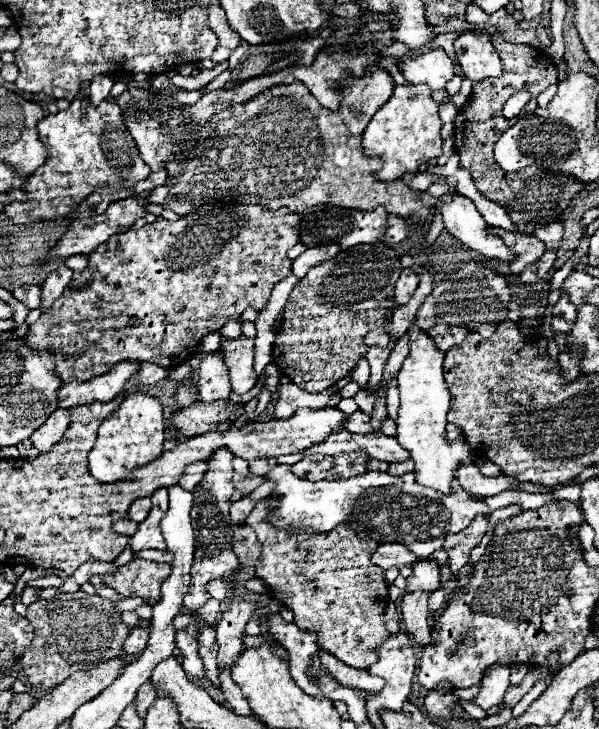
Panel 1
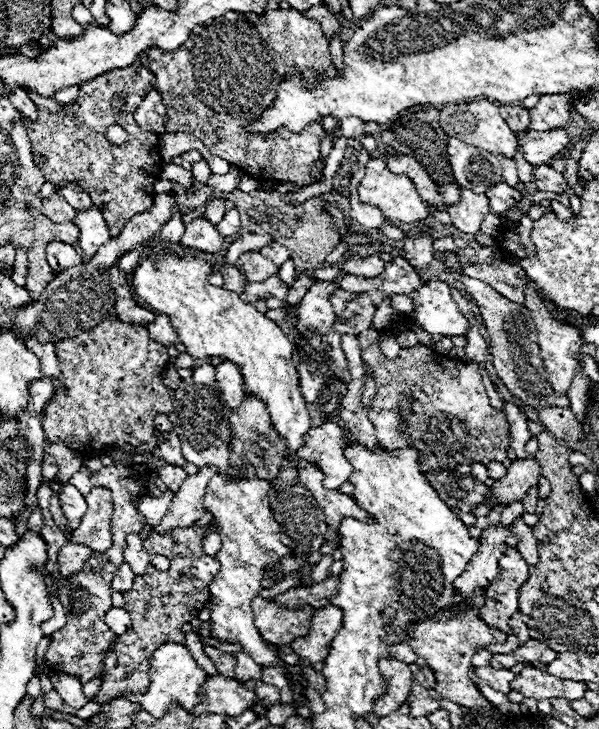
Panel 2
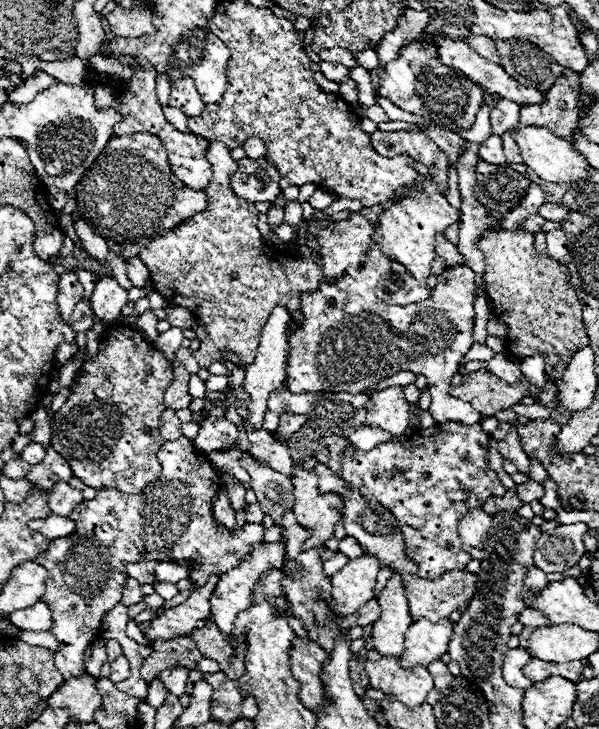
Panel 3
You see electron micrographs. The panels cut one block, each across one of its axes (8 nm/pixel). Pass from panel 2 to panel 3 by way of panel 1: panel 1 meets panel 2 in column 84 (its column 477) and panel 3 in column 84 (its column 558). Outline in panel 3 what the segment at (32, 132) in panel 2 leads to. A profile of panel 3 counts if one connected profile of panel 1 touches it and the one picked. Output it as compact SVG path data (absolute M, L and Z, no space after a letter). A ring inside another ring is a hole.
M112 138L74 186L74 194L82 218L92 226L94 234L106 240L118 240L118 244L136 244L168 228L176 228L208 204L204 190L192 190L172 174L160 138L156 138L156 146L142 146L132 138Z

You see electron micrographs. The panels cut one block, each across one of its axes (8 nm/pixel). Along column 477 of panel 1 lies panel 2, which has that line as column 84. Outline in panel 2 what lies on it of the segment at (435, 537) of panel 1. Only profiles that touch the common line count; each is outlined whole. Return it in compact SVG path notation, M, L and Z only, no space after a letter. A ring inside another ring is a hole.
M66 484L66 486L64 486L64 492L60 494L60 504L62 504L64 516L70 520L70 526L76 528L76 526L80 524L82 516L84 516L86 510L88 510L84 496L82 496L72 484Z

